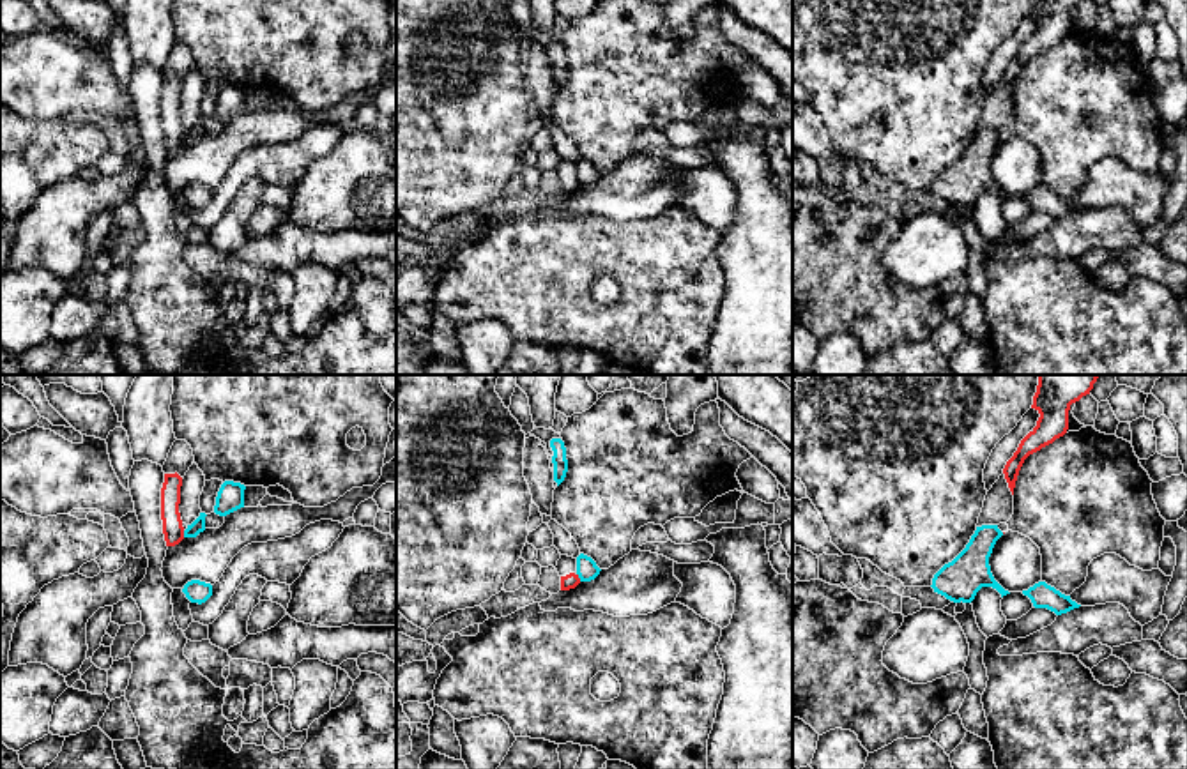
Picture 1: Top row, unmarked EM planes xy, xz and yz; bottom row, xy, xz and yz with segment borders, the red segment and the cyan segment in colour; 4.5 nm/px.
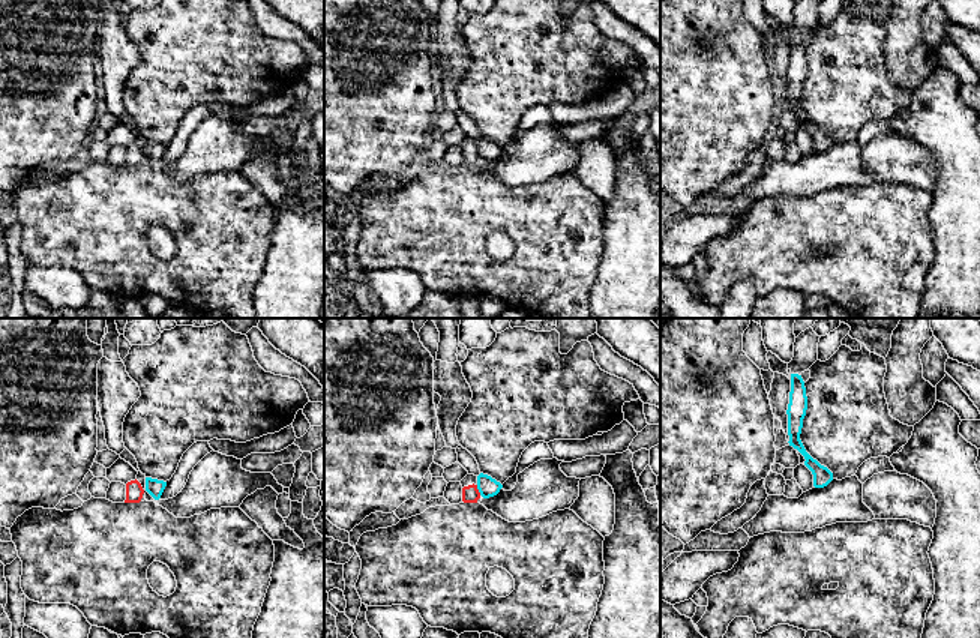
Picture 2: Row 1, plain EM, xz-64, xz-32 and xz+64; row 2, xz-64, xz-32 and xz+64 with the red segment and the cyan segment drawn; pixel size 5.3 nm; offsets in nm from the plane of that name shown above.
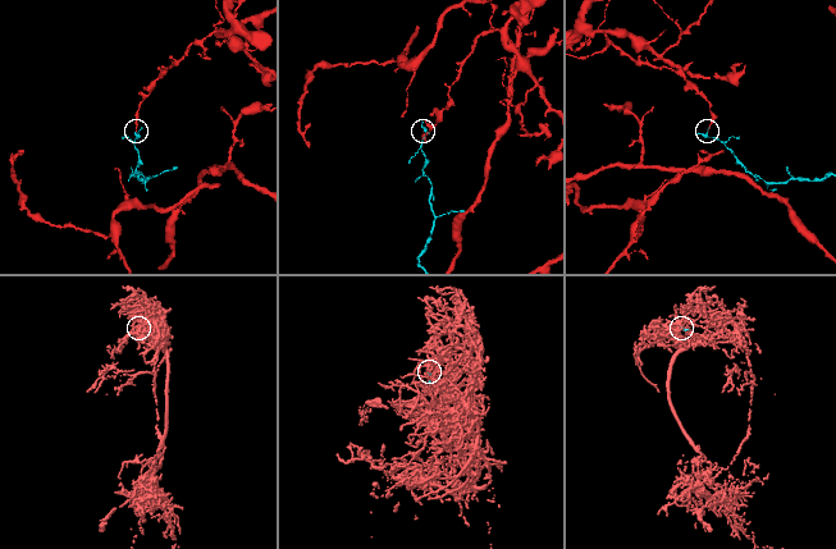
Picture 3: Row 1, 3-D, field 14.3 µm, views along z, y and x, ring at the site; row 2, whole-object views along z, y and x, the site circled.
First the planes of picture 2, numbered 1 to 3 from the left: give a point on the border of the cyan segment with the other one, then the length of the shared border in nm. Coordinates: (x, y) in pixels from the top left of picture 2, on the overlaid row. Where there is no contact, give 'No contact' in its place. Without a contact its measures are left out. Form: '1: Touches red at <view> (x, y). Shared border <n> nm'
1: No contact
2: Touches red at xz-32 (477, 490). Shared border 60 nm
3: No contact

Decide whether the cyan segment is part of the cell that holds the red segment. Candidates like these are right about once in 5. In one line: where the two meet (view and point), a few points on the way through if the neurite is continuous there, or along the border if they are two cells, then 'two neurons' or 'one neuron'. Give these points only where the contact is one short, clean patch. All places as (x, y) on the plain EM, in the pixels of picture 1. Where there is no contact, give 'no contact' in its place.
contact xz (577, 181); border xz (577, 177), (581, 184); two neurons

